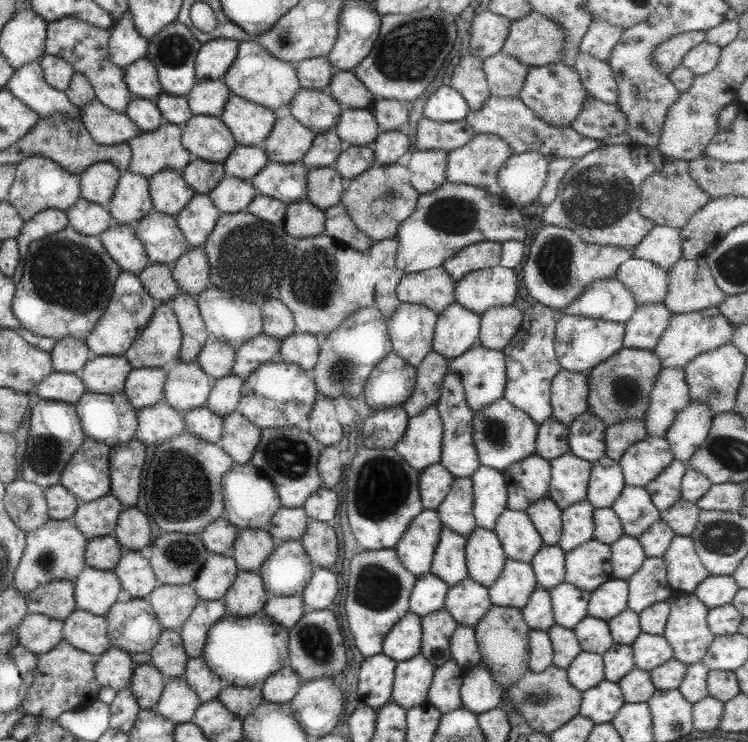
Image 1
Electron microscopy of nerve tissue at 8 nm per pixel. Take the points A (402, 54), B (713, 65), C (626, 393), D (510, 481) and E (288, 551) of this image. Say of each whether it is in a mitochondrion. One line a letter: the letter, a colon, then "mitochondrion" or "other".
A: mitochondrion
B: other
C: mitochondrion
D: other
E: other

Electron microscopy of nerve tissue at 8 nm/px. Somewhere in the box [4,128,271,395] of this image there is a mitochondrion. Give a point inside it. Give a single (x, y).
(72, 274)

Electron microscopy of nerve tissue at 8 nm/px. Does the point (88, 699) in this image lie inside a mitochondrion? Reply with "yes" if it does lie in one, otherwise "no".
no

